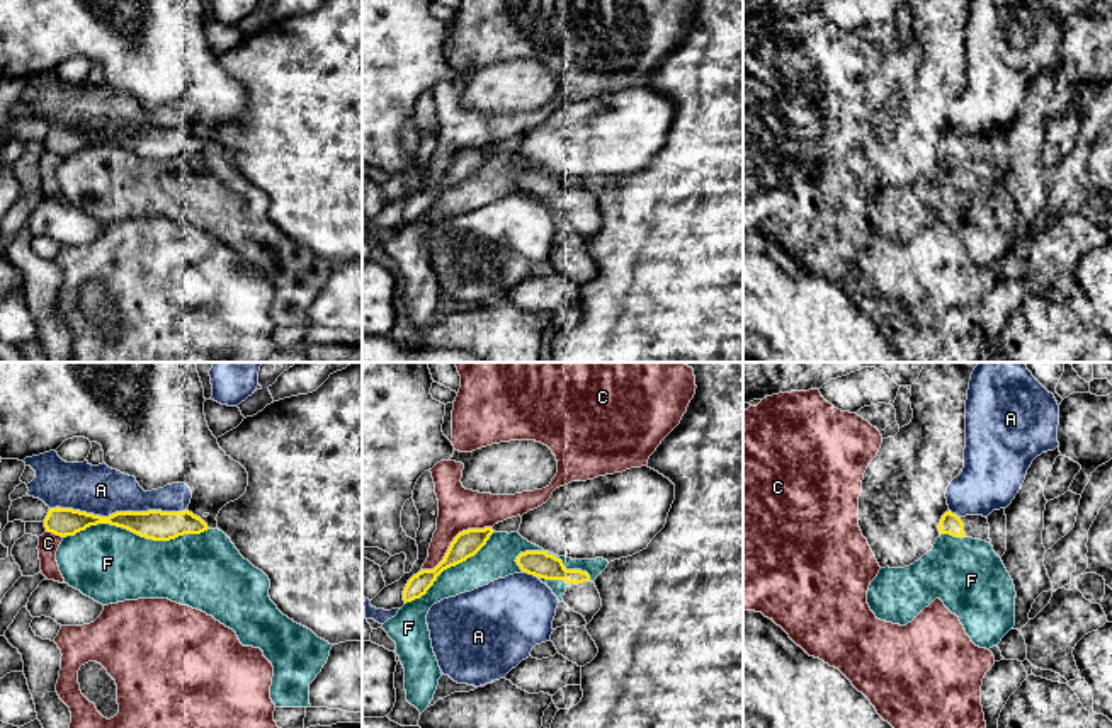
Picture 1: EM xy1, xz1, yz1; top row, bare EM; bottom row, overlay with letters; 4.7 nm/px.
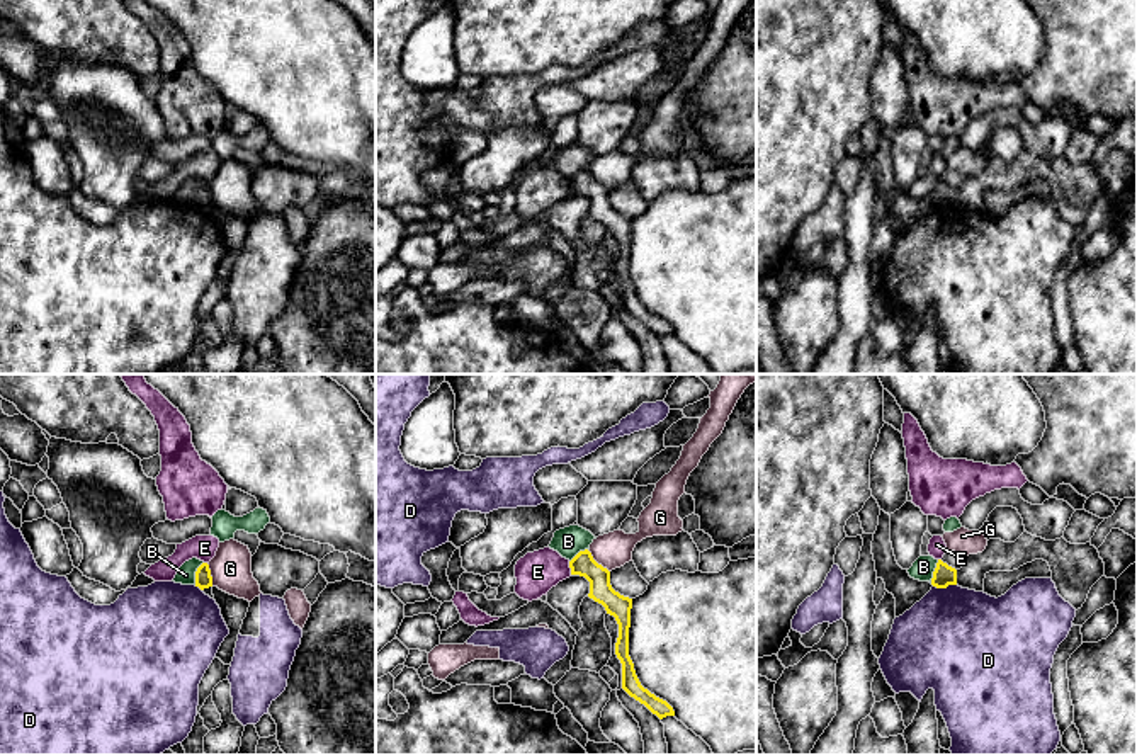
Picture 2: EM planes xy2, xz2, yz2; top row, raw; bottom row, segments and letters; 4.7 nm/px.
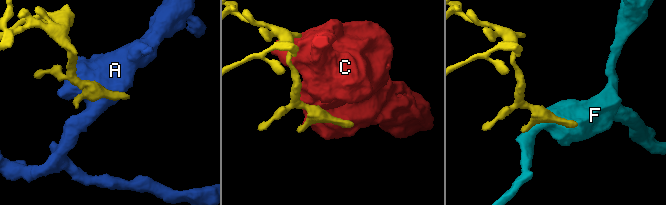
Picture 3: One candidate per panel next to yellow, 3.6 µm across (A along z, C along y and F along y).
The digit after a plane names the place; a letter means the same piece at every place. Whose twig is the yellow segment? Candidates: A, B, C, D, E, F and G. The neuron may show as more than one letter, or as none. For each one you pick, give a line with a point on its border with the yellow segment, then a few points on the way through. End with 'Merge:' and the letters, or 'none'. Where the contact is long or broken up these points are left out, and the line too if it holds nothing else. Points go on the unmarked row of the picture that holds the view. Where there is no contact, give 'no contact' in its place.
Merge: none

